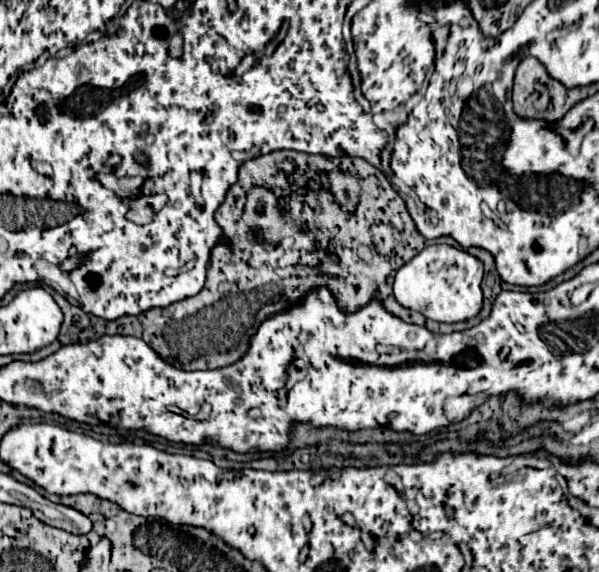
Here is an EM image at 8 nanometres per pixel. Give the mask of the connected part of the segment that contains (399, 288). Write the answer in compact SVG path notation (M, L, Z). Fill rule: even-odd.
M427 246L423 252L419 252L413 260L409 260L395 276L395 286L393 286L393 294L397 298L397 302L405 308L417 310L423 316L437 320L437 322L463 322L467 318L473 318L479 310L481 310L481 302L483 302L483 294L481 294L481 278L483 278L483 264L469 256L467 252L459 250L459 248L451 248L451 246Z

